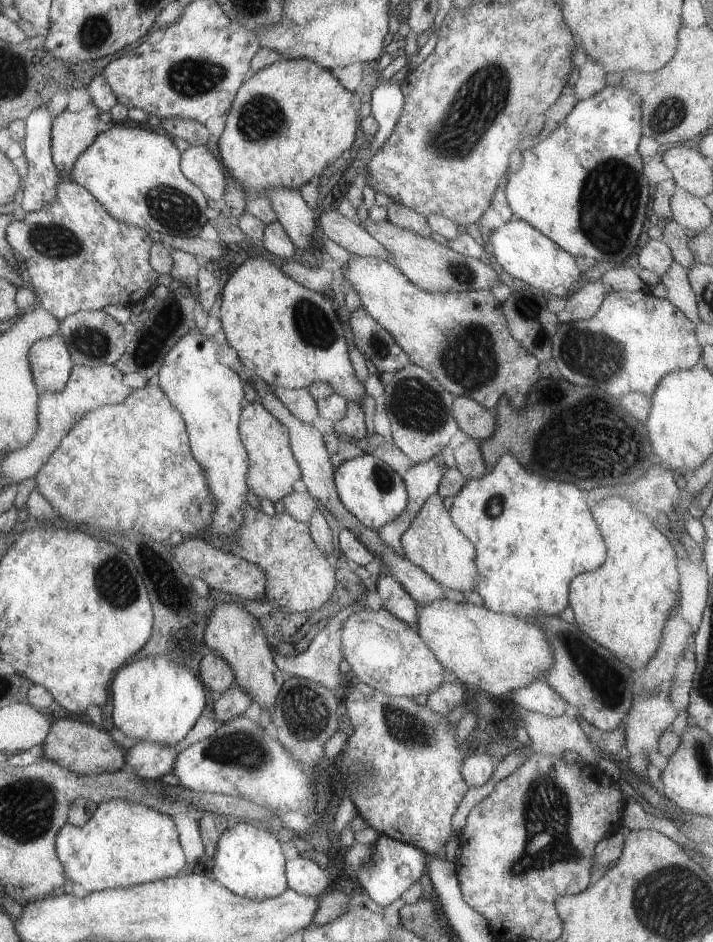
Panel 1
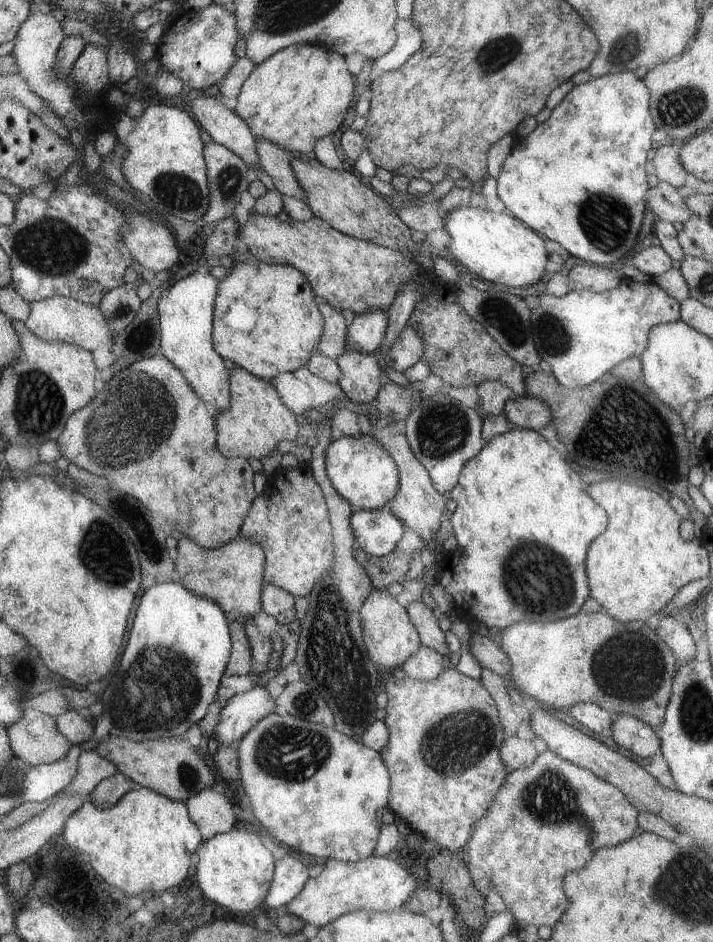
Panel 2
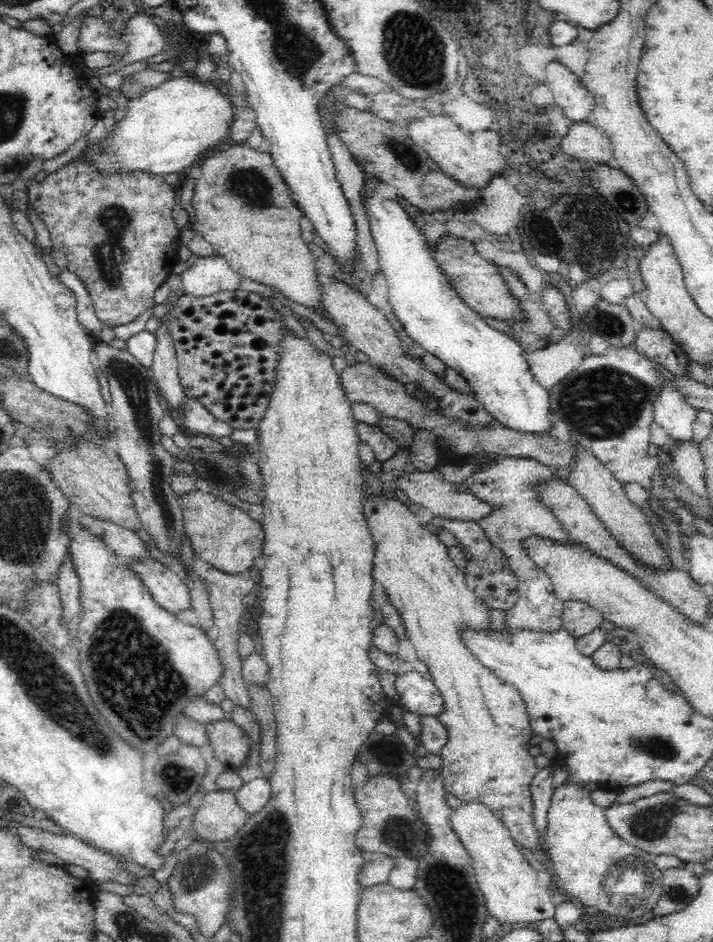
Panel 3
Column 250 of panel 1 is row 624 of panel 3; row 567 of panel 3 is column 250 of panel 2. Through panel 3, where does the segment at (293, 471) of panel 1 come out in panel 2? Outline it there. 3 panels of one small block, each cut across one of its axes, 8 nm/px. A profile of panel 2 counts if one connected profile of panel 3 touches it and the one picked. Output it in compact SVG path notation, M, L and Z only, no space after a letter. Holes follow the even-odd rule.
M235 365L228 371L230 383L229 406L214 417L217 450L226 458L255 458L272 456L277 444L292 444L297 436L297 421L291 410L281 404L279 394L270 381L253 376Z

